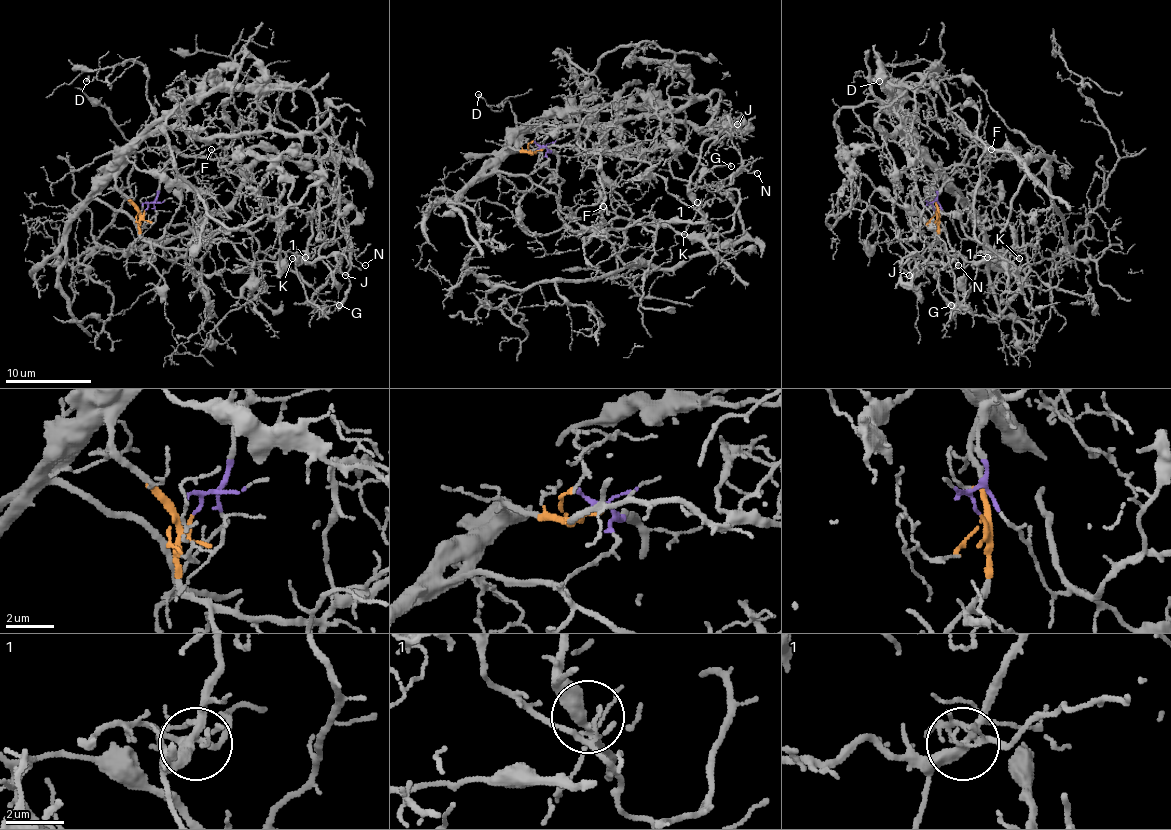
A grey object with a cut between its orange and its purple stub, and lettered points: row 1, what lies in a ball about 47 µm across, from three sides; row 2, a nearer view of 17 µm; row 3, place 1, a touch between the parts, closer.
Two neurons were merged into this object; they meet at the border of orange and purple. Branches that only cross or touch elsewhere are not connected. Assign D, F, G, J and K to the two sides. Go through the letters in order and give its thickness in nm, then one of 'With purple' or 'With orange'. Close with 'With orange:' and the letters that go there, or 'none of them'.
D: Thickness 190 nm. With purple
F: Thickness 120 nm. With purple
G: Thickness 140 nm. With purple
J: Thickness 90 nm. With purple
K: Thickness 120 nm. With purple
With orange: none of them

